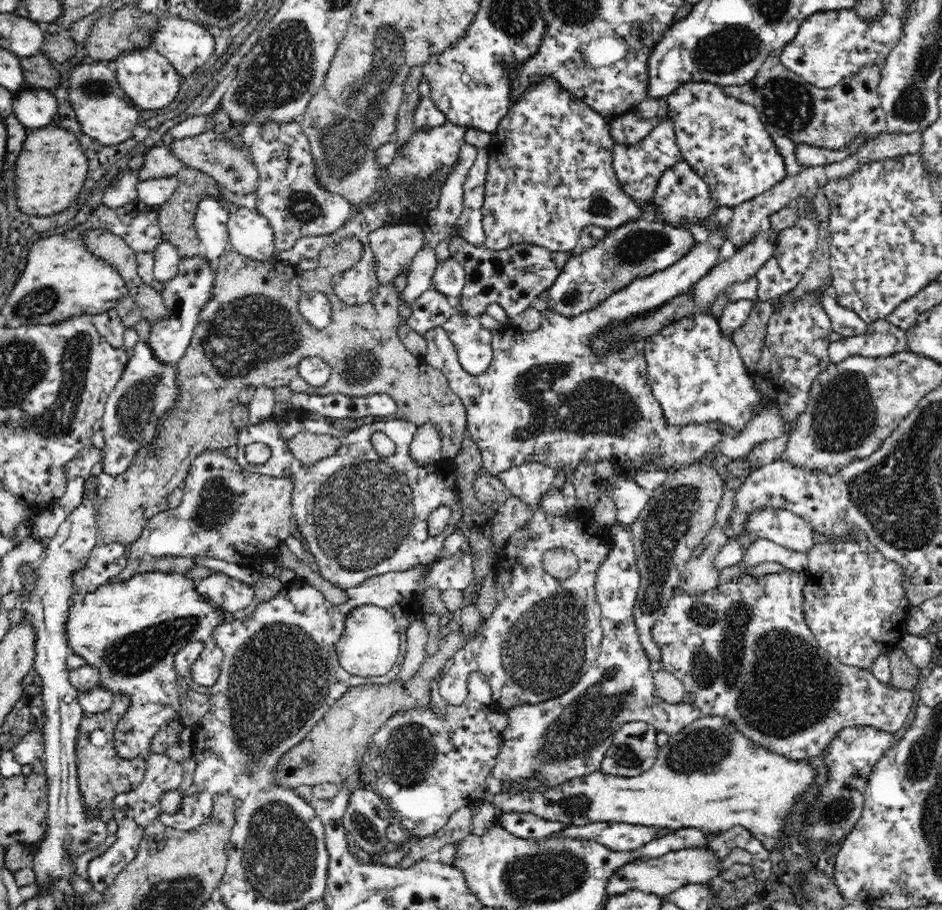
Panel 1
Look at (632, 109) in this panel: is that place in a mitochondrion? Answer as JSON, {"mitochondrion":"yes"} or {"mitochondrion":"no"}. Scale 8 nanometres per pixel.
{"mitochondrion":"no"}

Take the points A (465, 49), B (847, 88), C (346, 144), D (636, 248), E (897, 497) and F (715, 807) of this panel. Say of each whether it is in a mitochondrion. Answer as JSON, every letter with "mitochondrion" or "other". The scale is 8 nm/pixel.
{"A":"other","B":"other","C":"mitochondrion","D":"mitochondrion","E":"mitochondrion","F":"other"}

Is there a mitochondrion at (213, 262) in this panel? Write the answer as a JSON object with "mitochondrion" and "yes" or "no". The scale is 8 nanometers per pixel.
{"mitochondrion":"no"}

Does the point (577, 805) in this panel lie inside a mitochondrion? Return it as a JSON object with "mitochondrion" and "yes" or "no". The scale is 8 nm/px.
{"mitochondrion":"yes"}

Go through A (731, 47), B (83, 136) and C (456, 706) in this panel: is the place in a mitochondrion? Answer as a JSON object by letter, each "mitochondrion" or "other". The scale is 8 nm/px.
{"A":"mitochondrion","B":"other","C":"other"}

